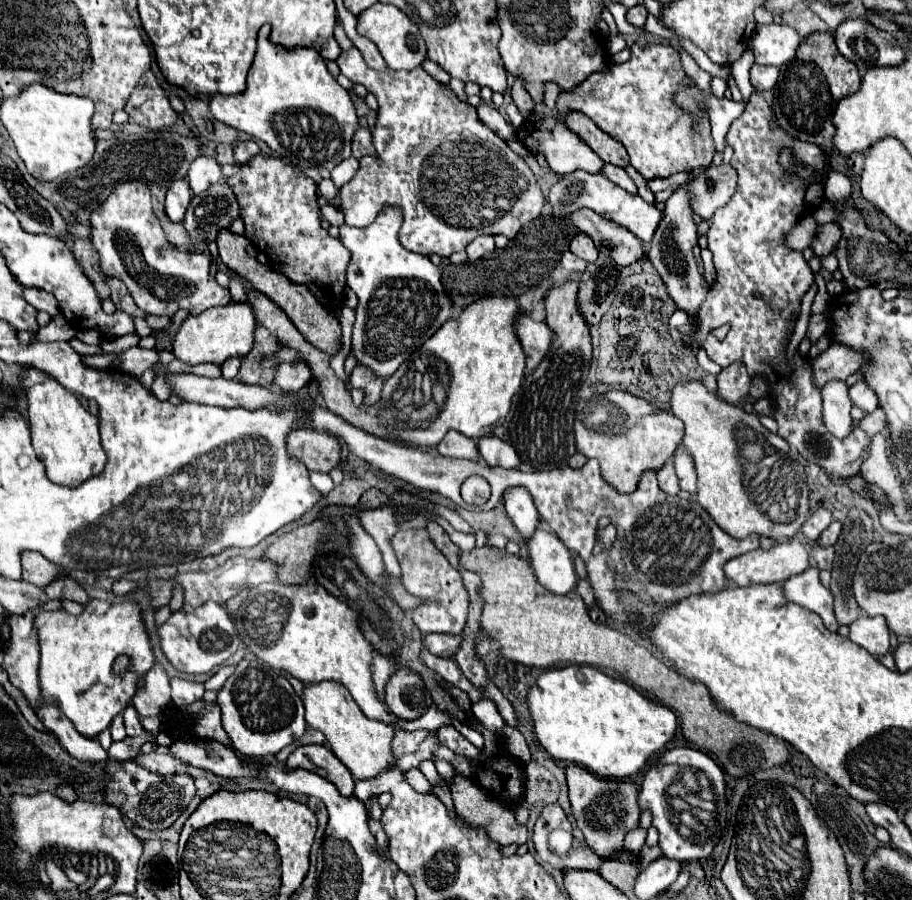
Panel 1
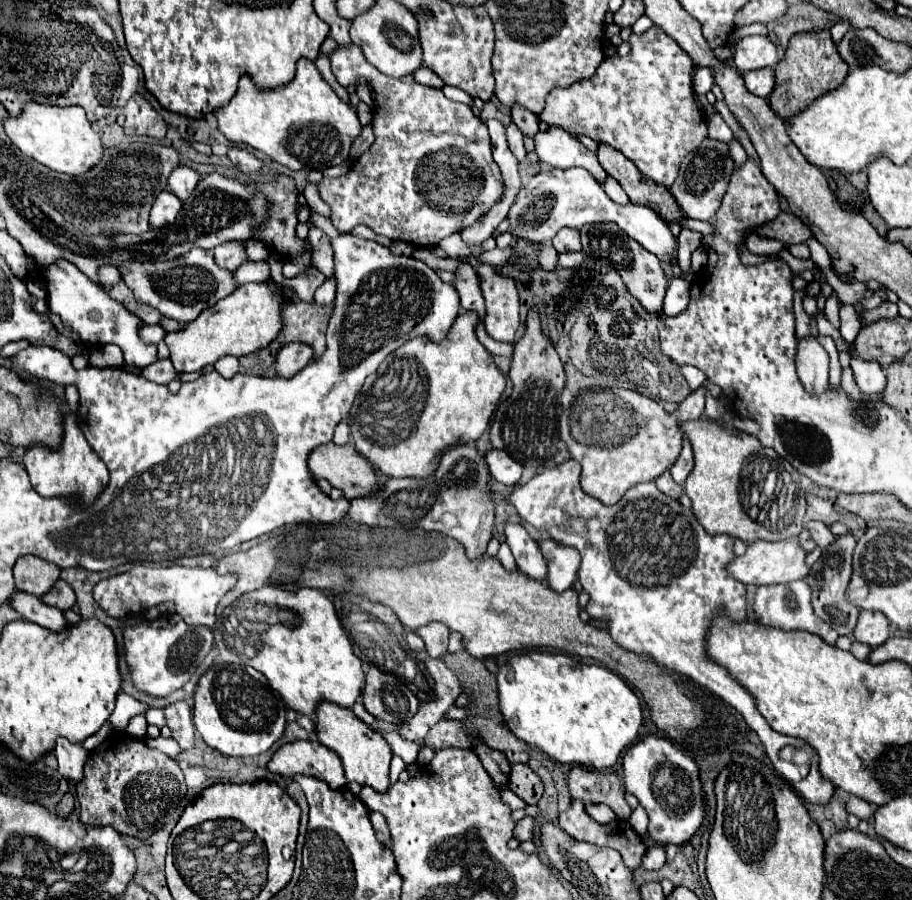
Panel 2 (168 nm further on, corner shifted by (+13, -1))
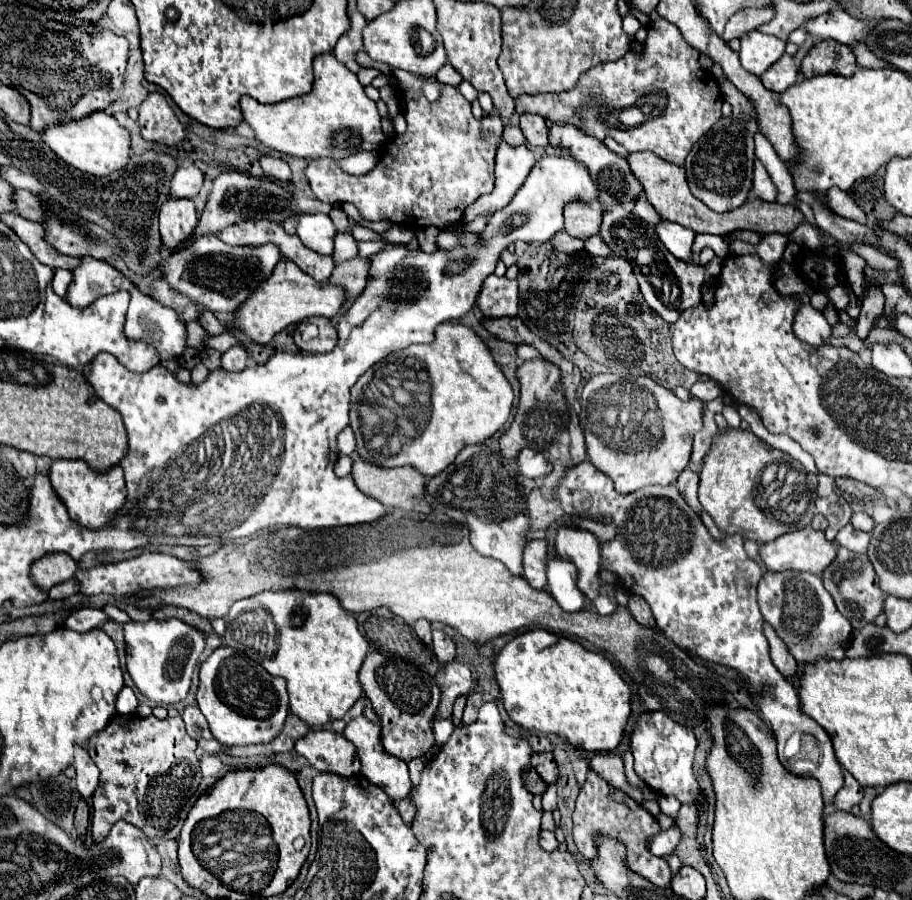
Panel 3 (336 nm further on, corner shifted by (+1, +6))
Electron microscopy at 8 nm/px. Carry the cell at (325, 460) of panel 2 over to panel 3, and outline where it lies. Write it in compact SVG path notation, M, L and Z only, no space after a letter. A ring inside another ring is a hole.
M362 458L354 460L354 468L352 468L352 476L356 486L376 498L378 502L382 502L388 508L400 508L400 510L414 510L414 512L422 512L428 514L432 508L426 502L426 478L414 470L412 466L400 466L400 468L378 468L374 464L364 462Z

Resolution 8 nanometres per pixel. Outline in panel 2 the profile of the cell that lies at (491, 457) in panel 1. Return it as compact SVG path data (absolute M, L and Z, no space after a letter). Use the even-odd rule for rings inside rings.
M492 449L484 455L484 463L488 465L488 471L490 475L504 483L504 485L514 485L520 481L520 475L522 475L522 465L516 463L514 459L508 457L508 453L500 451L500 449Z

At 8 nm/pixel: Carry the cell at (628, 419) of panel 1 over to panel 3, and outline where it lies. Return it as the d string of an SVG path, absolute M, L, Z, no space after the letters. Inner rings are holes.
M598 374L584 384L580 404L588 460L612 478L618 494L632 494L650 484L668 486L688 466L692 438L702 428L700 400L682 402L648 376Z

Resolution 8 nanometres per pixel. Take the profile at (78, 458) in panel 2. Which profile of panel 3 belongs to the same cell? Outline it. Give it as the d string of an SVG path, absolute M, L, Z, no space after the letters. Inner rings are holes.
M54 460L50 466L50 482L68 508L70 518L82 528L102 530L104 526L110 526L126 502L124 472L120 466L112 466L108 472L98 474L82 460Z

